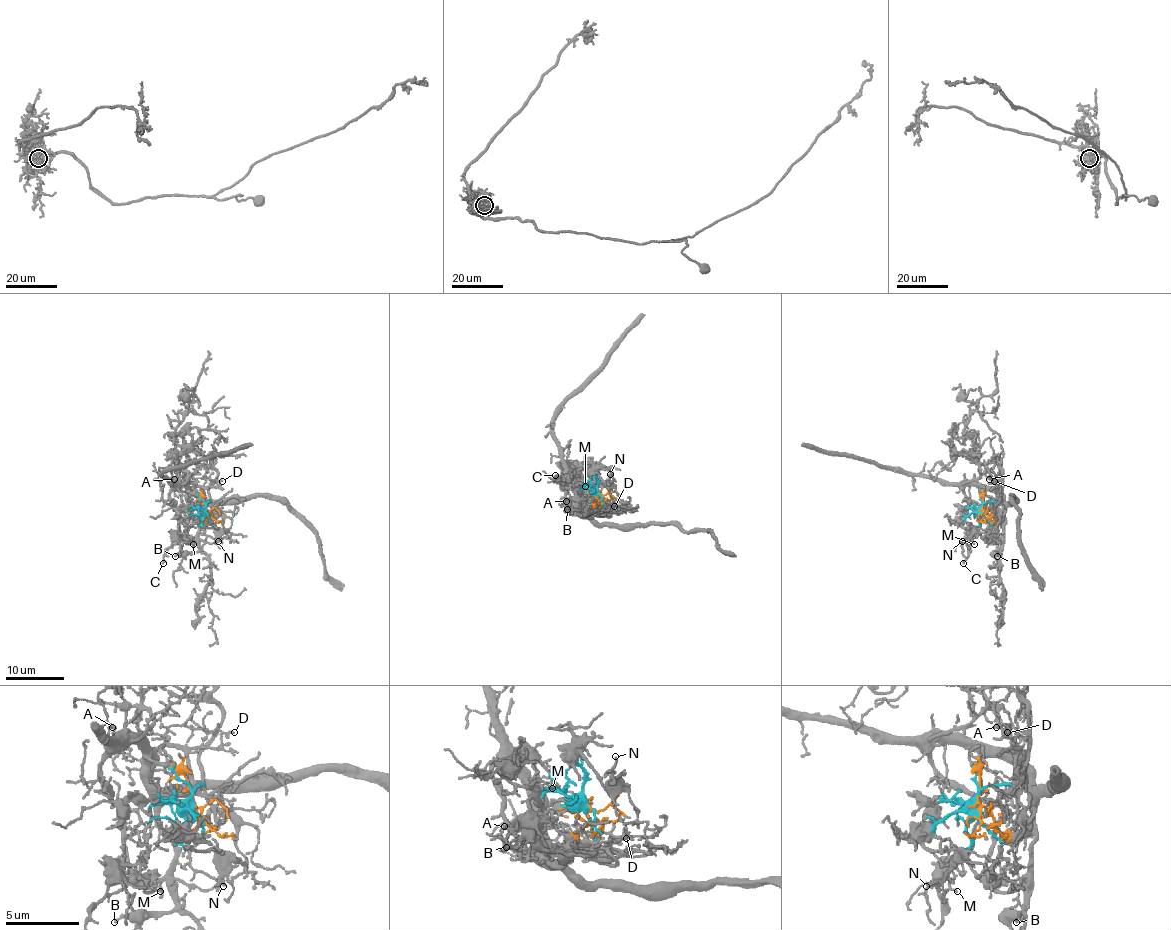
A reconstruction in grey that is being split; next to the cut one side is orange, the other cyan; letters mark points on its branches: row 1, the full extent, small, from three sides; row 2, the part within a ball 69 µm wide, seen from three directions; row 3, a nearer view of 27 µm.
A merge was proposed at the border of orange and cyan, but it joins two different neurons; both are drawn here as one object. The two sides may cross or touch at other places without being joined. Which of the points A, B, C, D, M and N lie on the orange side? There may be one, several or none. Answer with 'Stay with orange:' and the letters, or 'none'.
Stay with orange: A, B, D

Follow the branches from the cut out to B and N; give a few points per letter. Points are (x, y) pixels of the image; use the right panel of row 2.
B: (982, 511), (986, 511), (990, 520), (1004, 523), (1002, 549), (995, 552), (998, 556)
N: (982, 511), (971, 513), (961, 523), (971, 530), (970, 537), (961, 542)

